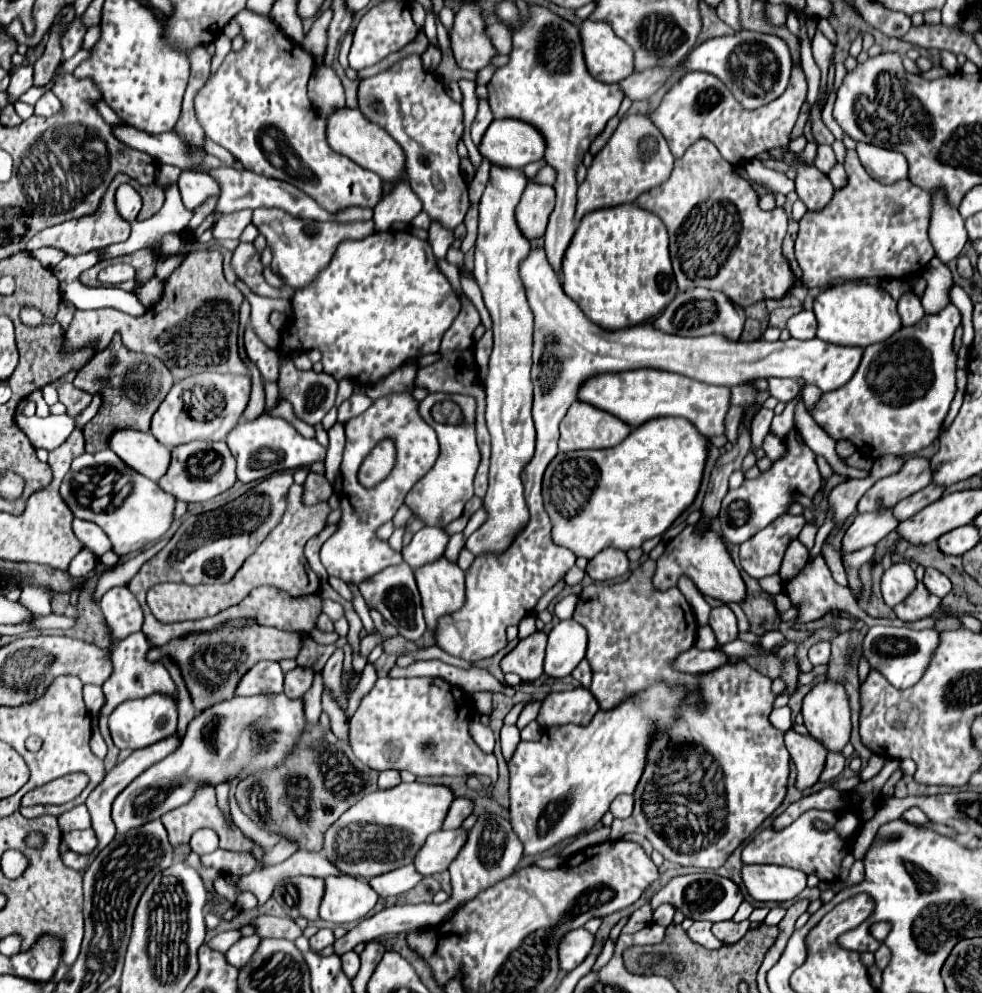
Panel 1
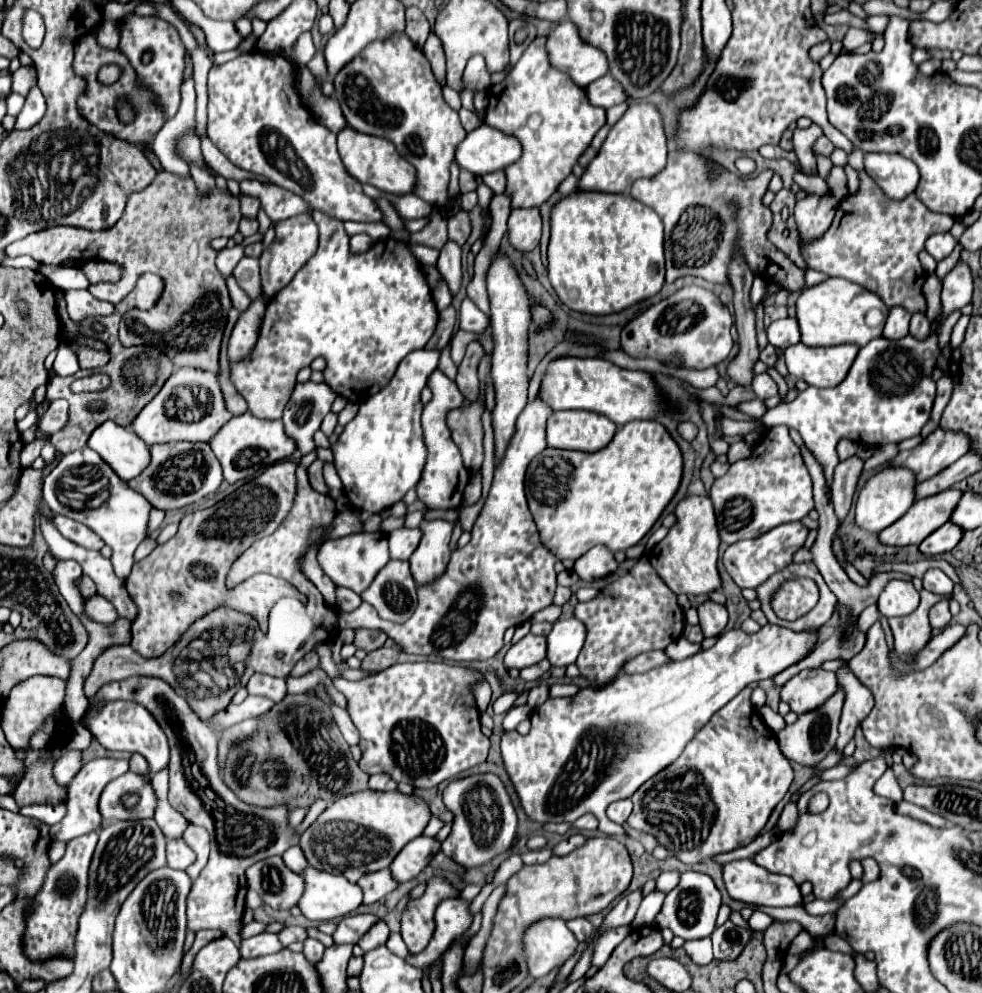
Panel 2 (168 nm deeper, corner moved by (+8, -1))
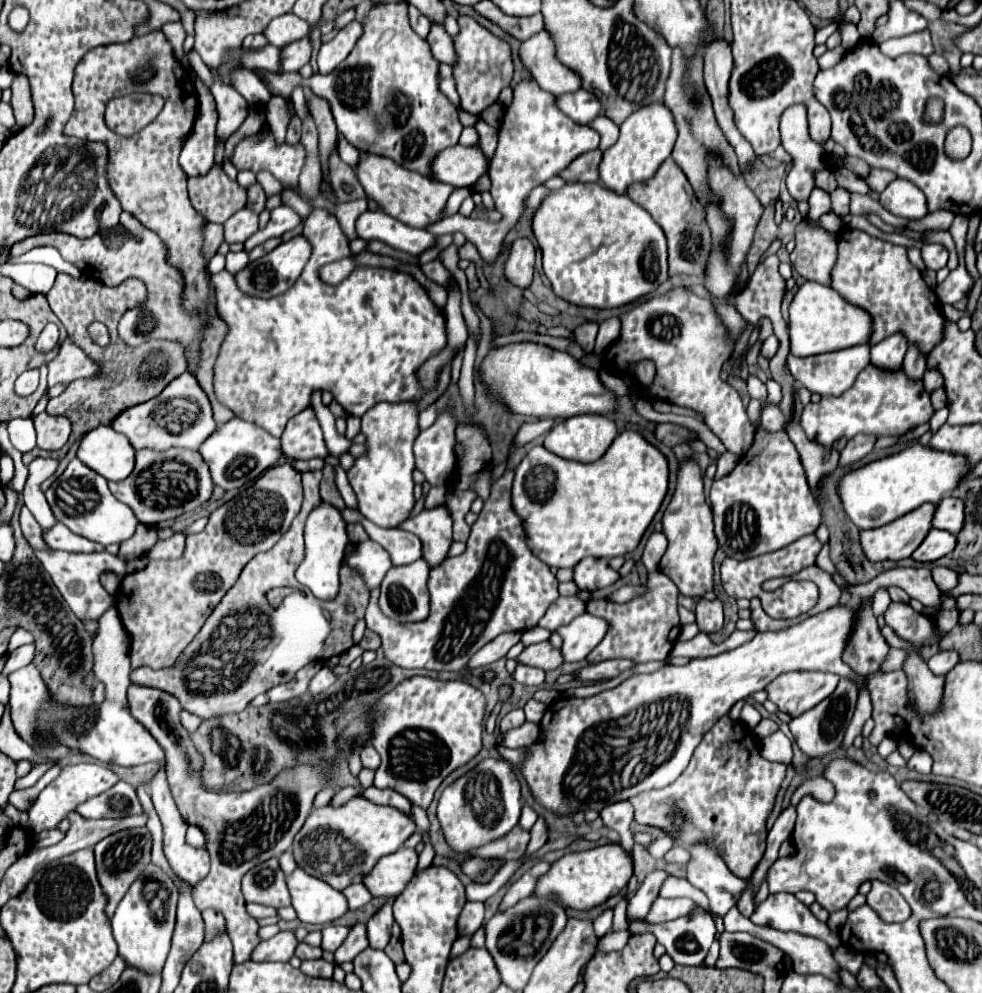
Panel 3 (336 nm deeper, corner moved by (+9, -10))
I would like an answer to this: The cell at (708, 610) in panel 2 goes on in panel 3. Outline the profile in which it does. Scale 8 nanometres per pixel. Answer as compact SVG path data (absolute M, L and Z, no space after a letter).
M700 599L696 605L696 625L704 633L714 633L722 629L722 601L720 599Z

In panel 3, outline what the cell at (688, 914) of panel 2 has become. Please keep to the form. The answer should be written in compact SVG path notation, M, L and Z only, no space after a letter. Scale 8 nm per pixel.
M698 907L692 915L680 917L660 925L630 925L632 933L650 931L656 935L658 943L666 947L666 953L676 965L702 965L704 957L716 937L714 919Z

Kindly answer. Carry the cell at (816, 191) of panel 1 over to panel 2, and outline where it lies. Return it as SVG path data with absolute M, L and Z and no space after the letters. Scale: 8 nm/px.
M807 194L803 200L795 204L795 222L801 234L801 242L815 240L823 236L827 226L831 226L831 218L837 210L837 198L833 194Z

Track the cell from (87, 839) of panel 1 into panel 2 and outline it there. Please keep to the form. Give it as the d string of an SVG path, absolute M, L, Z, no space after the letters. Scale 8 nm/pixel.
M85 834L67 842L63 860L51 866L41 894L27 908L27 930L25 930L25 954L31 960L45 960L49 956L73 956L73 938L77 930L77 918L87 898L87 870L97 844L97 834Z

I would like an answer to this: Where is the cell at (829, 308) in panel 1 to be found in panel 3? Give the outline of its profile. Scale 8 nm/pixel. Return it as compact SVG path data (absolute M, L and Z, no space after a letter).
M806 281L796 291L790 303L788 331L790 331L790 353L794 357L810 357L826 351L854 347L858 343L868 343L872 323L866 311L846 303L832 287L822 287L814 281Z

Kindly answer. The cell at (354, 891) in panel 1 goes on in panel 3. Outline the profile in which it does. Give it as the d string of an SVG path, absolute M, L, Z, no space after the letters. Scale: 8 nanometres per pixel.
M300 867L286 875L286 883L292 907L302 923L330 923L348 911L346 897L340 895L340 891L322 883L322 879L306 875Z

